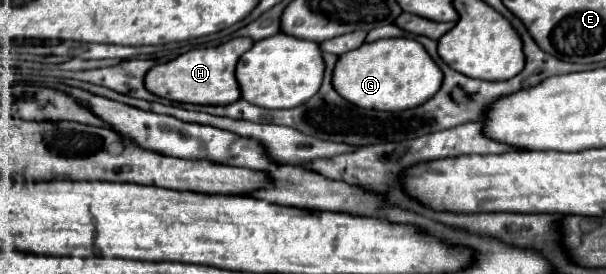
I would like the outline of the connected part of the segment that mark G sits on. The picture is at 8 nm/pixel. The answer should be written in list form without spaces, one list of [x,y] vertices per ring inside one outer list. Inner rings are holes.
[[[380,39],[364,43],[338,57],[332,71],[332,87],[352,105],[374,111],[406,111],[426,103],[442,83],[442,71],[414,39]]]

